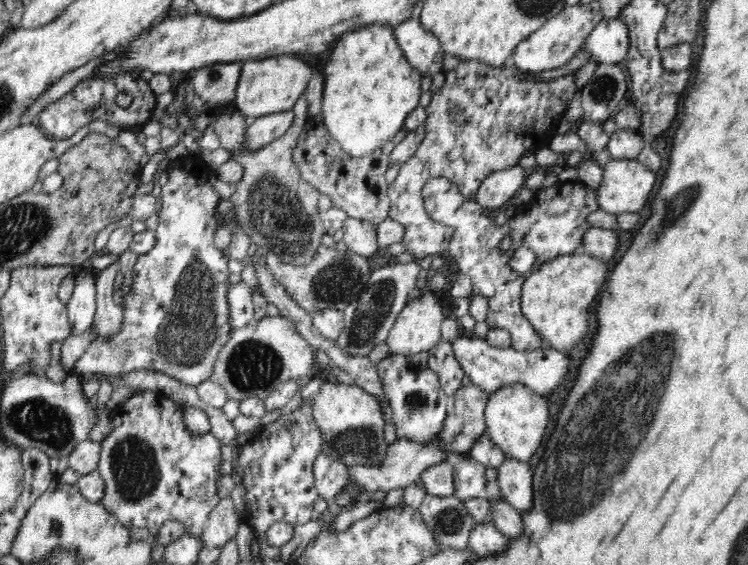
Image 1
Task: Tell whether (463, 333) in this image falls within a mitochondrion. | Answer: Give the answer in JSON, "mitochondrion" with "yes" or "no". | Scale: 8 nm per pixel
{"mitochondrion":"no"}

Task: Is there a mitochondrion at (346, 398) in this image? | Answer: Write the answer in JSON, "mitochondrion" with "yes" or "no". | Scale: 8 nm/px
{"mitochondrion":"no"}

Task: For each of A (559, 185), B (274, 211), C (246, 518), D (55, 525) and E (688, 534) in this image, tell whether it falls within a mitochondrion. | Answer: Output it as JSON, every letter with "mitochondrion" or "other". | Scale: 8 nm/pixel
{"A":"other","B":"mitochondrion","C":"other","D":"mitochondrion","E":"other"}

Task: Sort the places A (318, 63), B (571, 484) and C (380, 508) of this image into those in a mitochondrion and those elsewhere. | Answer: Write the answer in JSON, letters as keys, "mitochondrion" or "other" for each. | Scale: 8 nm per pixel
{"A":"other","B":"mitochondrion","C":"other"}

